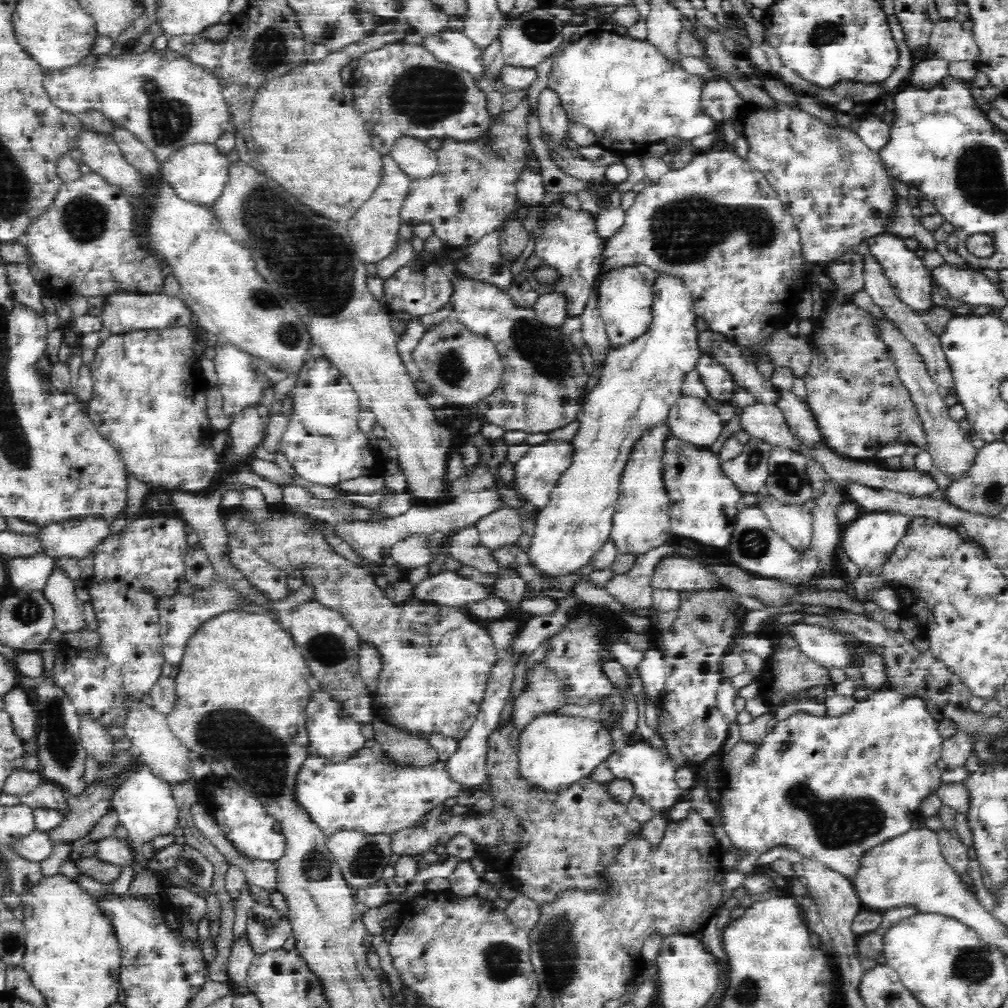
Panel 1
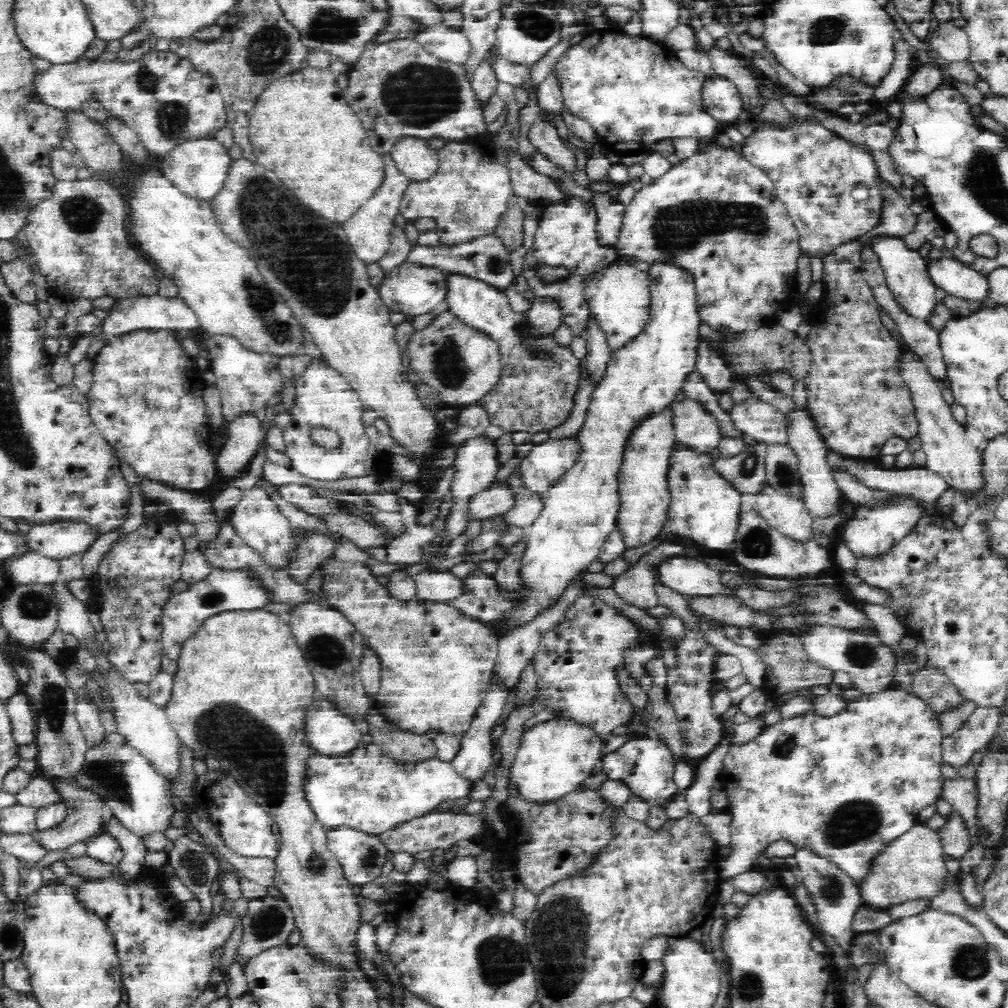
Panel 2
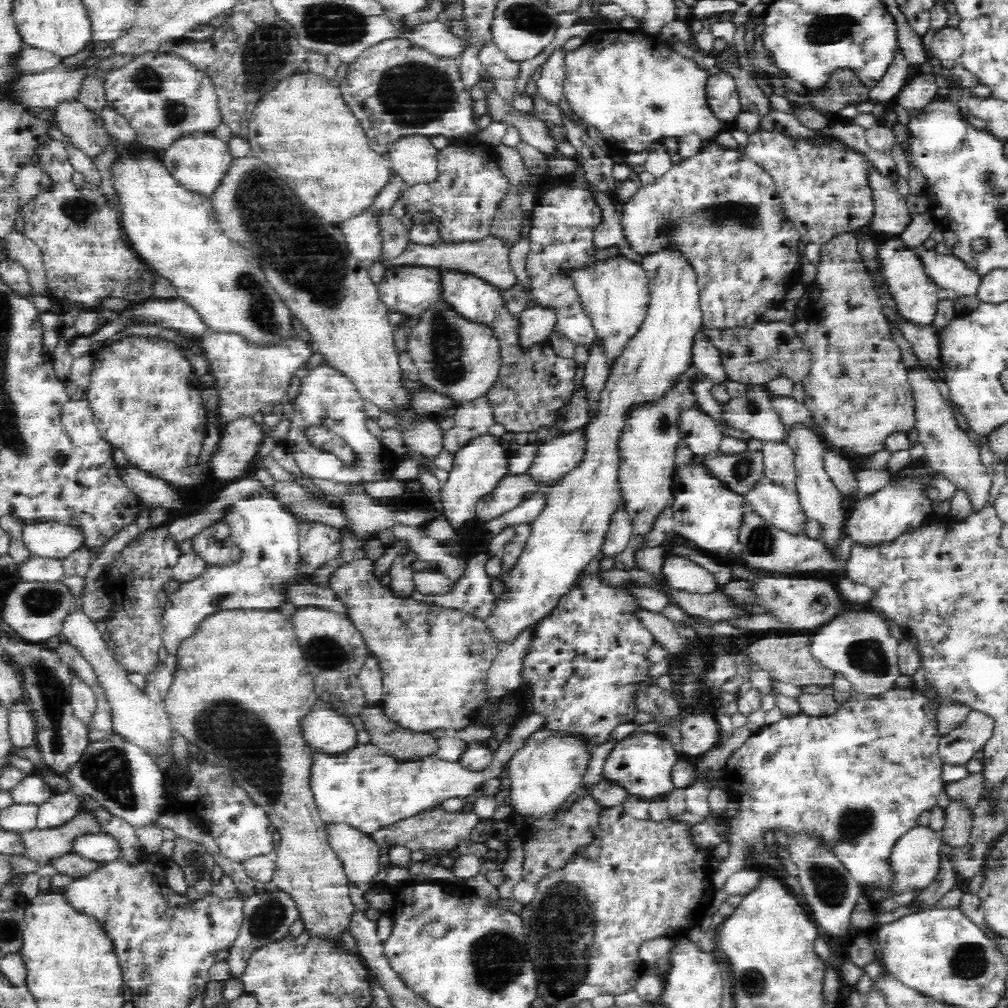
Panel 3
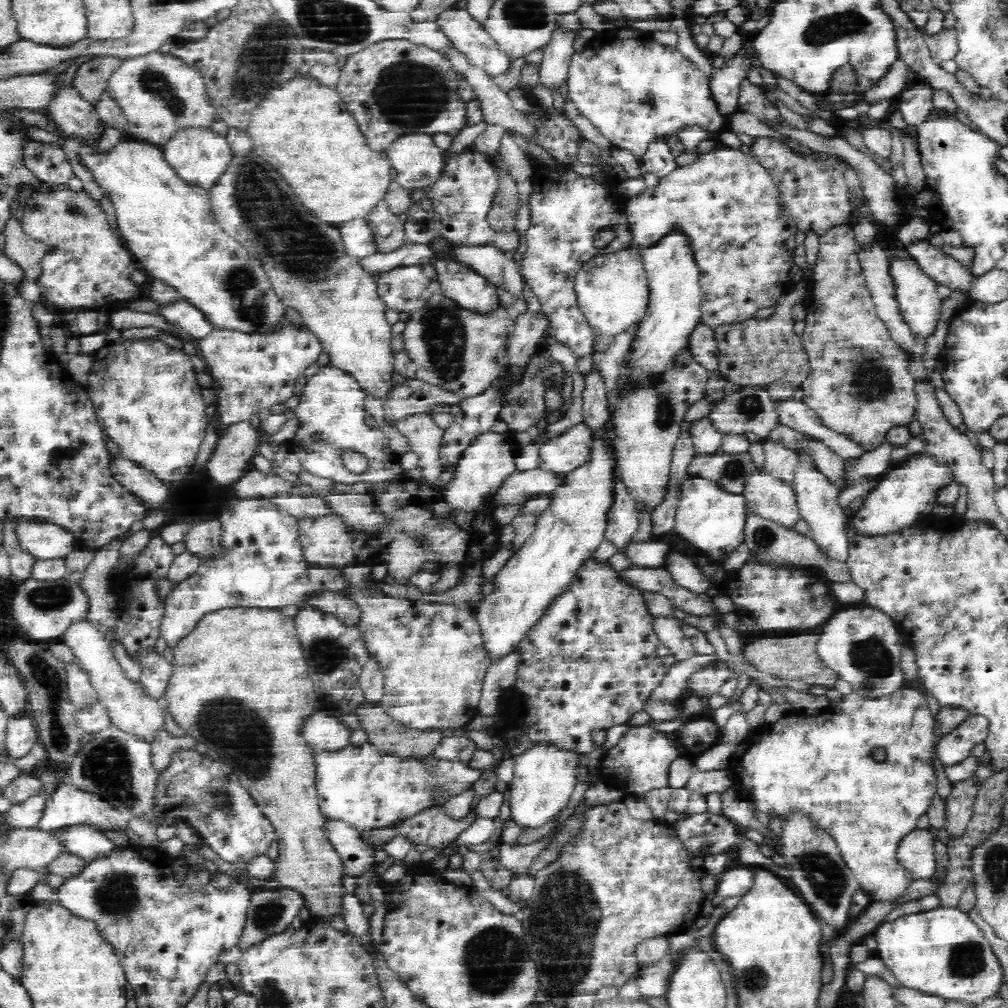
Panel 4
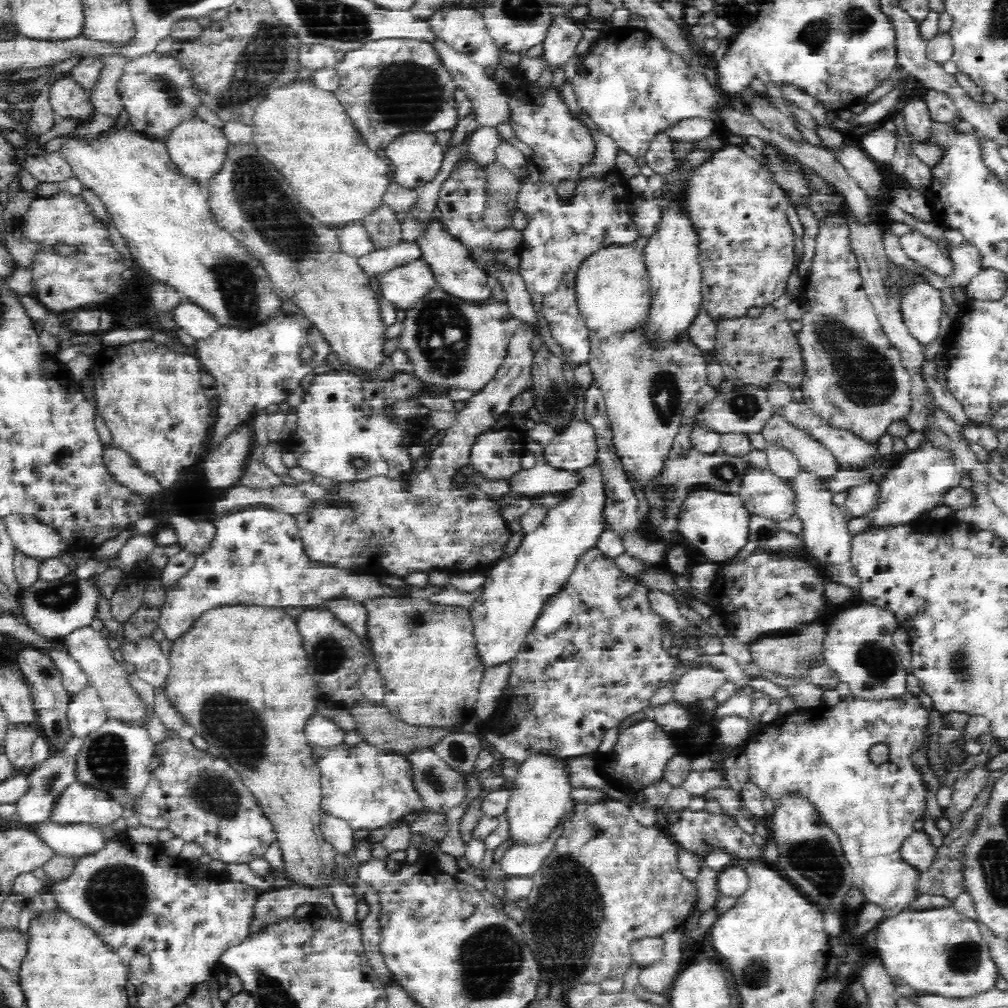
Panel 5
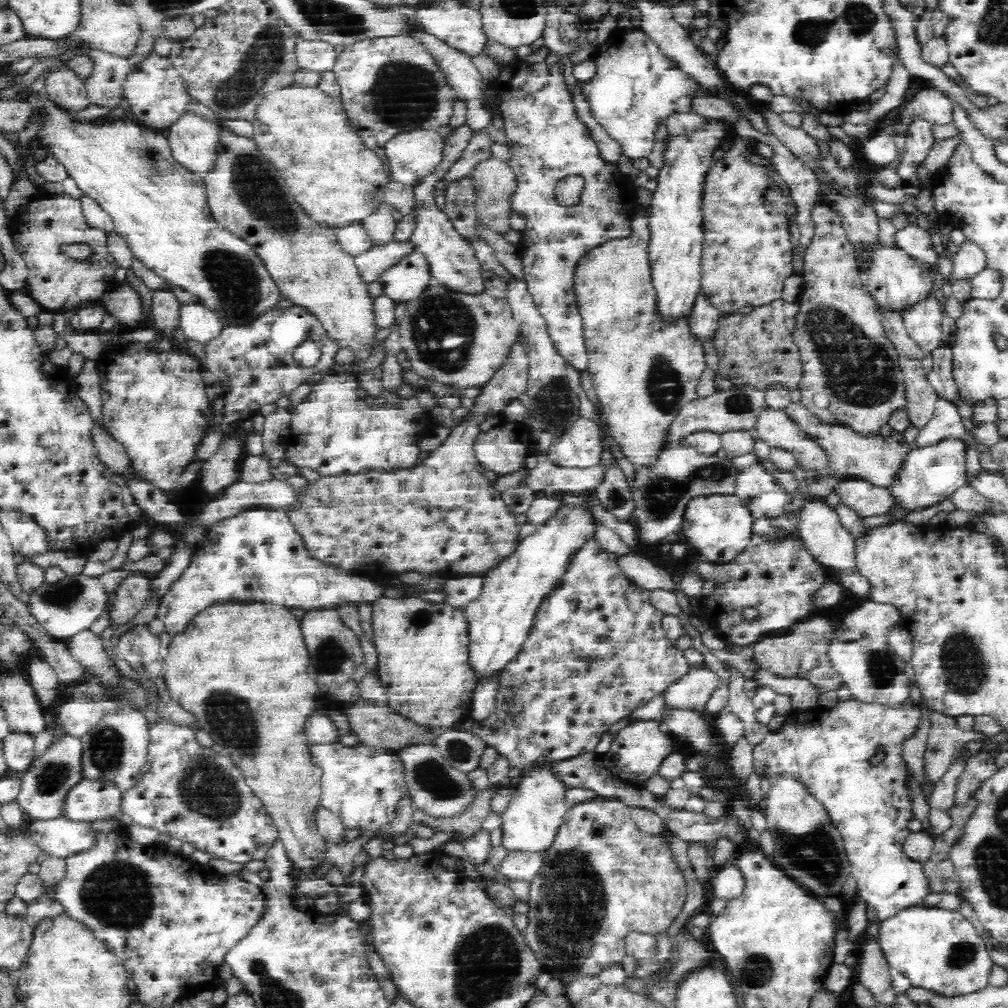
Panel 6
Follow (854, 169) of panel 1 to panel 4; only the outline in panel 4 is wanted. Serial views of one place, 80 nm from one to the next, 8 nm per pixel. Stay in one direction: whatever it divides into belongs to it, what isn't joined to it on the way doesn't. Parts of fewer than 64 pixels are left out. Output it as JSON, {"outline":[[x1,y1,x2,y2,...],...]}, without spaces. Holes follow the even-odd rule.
{"outline":[[754,138,750,152,758,163,768,169,798,231,805,234,806,231,814,230,820,236,830,227,850,224,854,197,863,197,851,168,825,154,792,154,773,138]]}

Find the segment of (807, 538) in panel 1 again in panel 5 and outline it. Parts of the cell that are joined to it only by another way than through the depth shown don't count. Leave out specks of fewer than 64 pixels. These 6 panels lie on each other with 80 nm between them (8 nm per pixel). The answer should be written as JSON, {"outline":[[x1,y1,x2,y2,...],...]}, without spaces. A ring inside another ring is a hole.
{"outline":[[747,466,738,495,751,516,770,518,777,523,790,519,795,511,795,493,769,470]]}

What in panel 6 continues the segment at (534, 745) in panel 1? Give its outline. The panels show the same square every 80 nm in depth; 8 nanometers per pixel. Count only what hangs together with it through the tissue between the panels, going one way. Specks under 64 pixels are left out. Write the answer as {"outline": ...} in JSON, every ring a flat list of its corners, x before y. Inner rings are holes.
{"outline":[[540,764,524,773,526,776,519,783,515,783,517,793,508,801,504,812,499,814,500,830,502,830,500,842,507,852,542,854,552,846,563,816,569,810,563,796,566,788,554,778,546,764]]}

